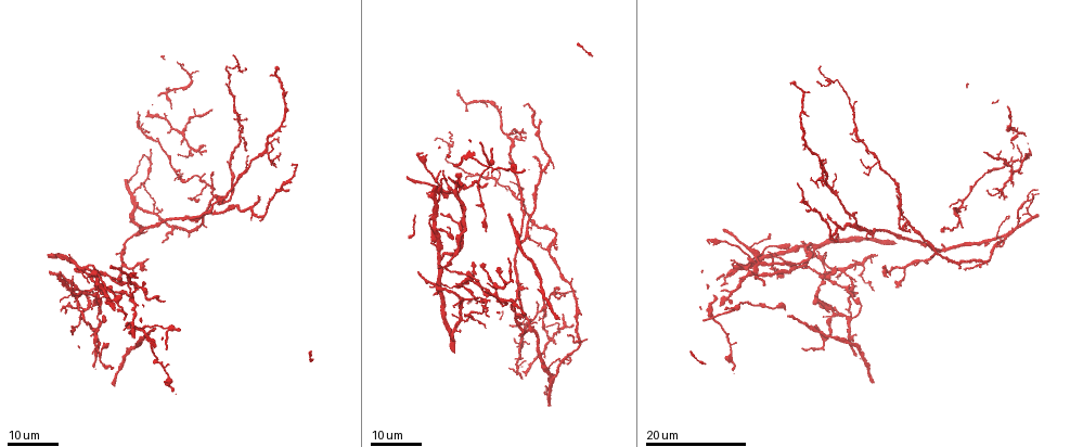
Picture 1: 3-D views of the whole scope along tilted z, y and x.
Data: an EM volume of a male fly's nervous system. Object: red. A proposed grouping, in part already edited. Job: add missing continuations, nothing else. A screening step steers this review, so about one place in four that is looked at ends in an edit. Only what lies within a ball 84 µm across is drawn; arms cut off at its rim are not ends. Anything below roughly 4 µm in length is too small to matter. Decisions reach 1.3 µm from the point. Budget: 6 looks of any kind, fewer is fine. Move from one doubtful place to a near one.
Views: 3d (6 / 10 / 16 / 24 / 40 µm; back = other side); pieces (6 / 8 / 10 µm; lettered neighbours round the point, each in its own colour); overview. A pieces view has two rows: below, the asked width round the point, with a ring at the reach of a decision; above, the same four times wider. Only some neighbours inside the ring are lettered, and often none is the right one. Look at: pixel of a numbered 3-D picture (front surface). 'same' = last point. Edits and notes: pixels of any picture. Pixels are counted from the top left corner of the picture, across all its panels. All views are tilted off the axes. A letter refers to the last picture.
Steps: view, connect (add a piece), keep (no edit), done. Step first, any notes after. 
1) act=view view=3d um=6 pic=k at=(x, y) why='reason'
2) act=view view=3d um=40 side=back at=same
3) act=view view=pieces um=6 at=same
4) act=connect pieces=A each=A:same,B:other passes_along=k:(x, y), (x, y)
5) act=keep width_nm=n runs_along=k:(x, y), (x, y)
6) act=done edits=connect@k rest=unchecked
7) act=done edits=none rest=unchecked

act=view view=3d um=24 pic=1 at=(205, 143) why='thin end'

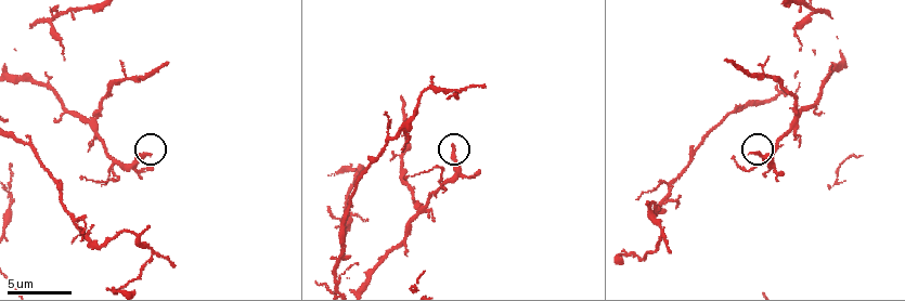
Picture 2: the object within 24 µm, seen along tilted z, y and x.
act=view view=pieces um=6 pic=2 at=(150, 156)

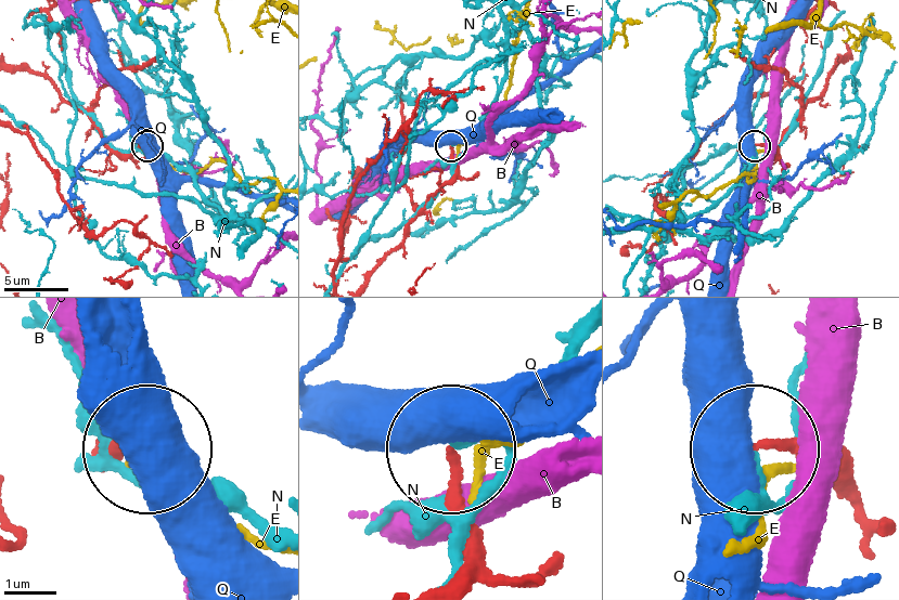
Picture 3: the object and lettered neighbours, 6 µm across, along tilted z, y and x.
act=keep width_nm=160 each=B:other,E:other,N:other,Q:other runs_along=3:(368, 277), (403, 238), (408, 220), (451, 178), (450, 146) found='no lettered piece goes on from it'

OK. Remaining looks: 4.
act=view view=3d um=10 pic=2 at=(401, 98) why='thin end'

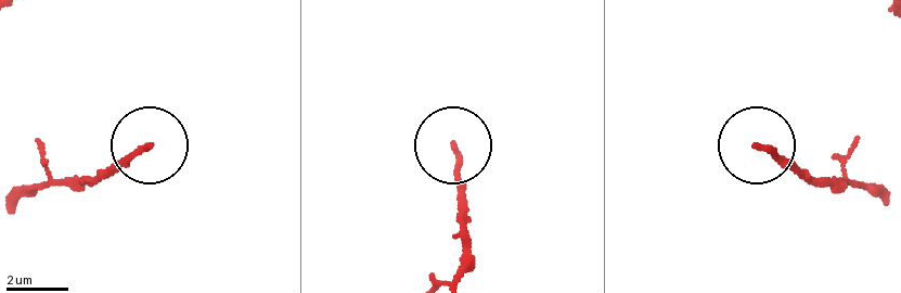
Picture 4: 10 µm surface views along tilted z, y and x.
act=view view=pieces um=10 pic=4 at=(760, 144)

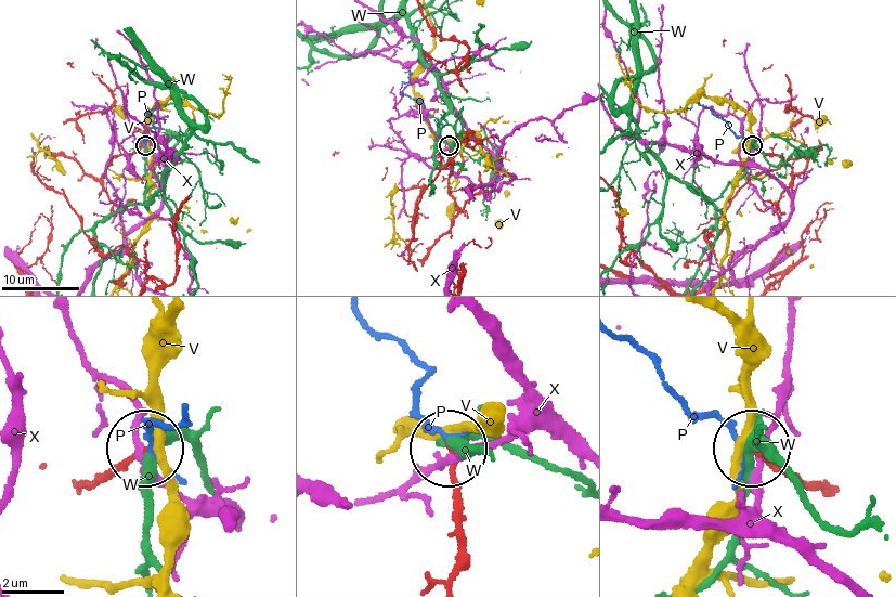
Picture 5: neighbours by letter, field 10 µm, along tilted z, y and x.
act=connect pieces=P each=P:same,V:other,W:other,X:other passes_along=5:(807, 481), (695, 420), (623, 340) found='the neuron continues'

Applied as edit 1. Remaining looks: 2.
act=done edits=connect@5 rest=unchecked

